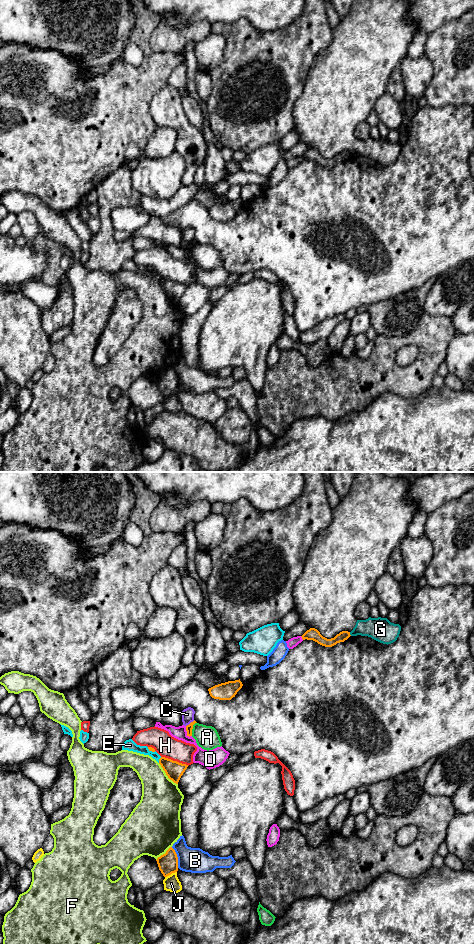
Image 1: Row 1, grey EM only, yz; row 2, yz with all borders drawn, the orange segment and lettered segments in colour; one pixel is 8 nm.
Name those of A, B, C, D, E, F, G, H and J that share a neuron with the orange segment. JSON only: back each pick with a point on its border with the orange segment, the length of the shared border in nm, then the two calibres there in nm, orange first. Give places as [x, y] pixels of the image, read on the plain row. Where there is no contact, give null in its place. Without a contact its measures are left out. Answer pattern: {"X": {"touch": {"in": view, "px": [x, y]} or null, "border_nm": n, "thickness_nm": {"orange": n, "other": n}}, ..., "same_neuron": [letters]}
{"same_neuron": []}

